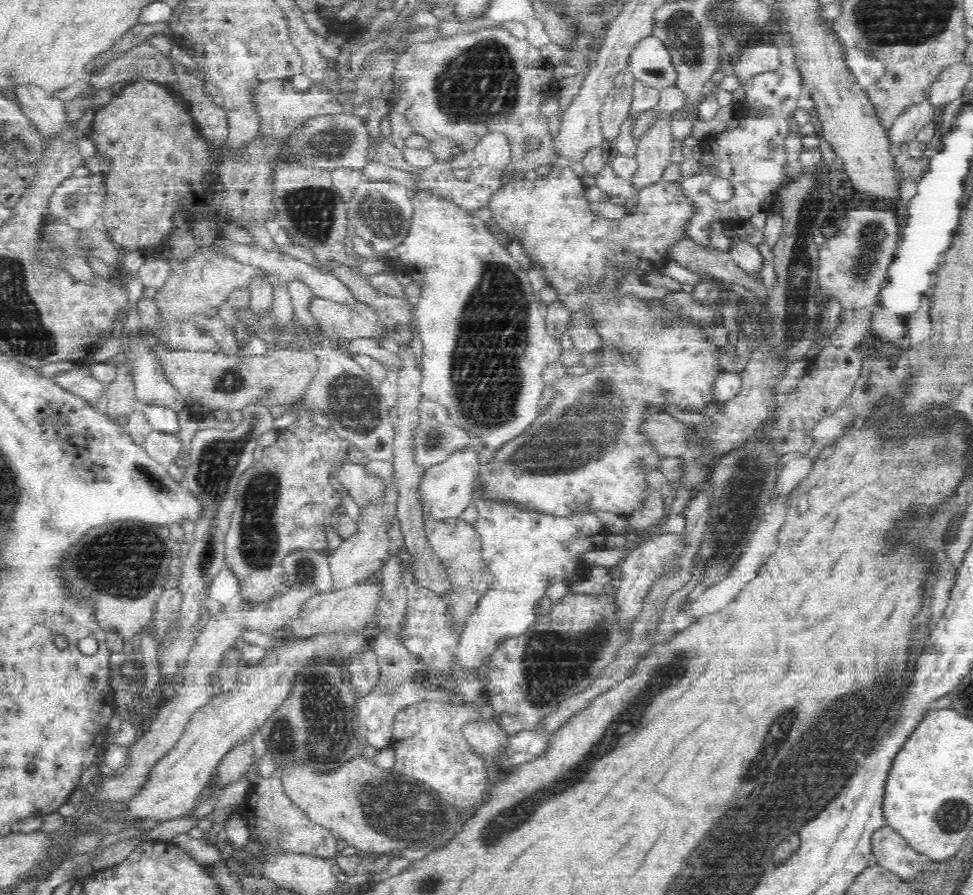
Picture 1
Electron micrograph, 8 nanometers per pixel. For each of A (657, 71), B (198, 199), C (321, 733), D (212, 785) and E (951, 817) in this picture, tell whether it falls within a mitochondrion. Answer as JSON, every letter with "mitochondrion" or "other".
{"A":"mitochondrion","B":"other","C":"mitochondrion","D":"other","E":"mitochondrion"}

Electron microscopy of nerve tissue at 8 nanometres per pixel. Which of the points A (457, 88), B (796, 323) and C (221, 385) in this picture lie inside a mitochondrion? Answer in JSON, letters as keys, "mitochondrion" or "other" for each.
{"A":"mitochondrion","B":"mitochondrion","C":"other"}

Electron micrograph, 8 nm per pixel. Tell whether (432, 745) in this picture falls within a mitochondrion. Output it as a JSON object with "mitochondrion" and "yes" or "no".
{"mitochondrion":"no"}

